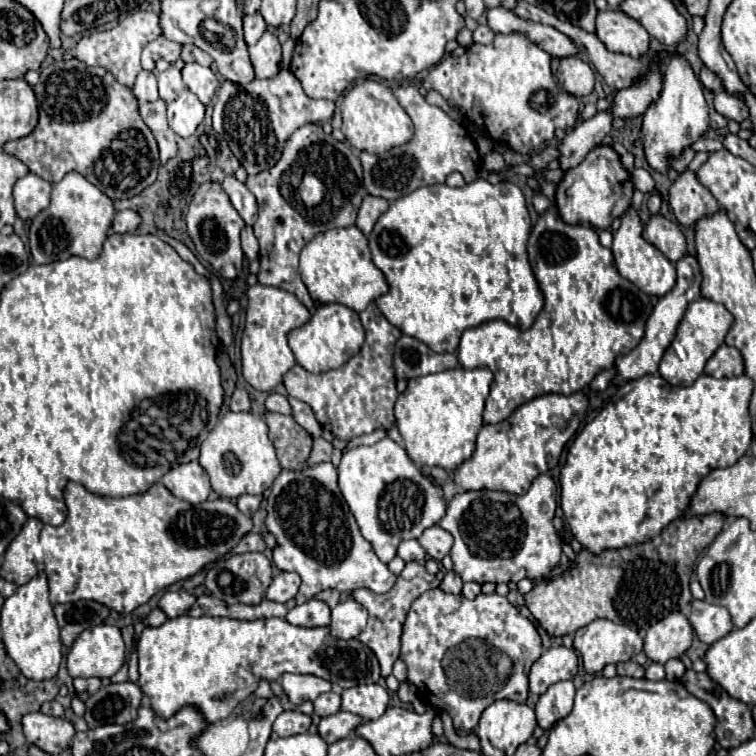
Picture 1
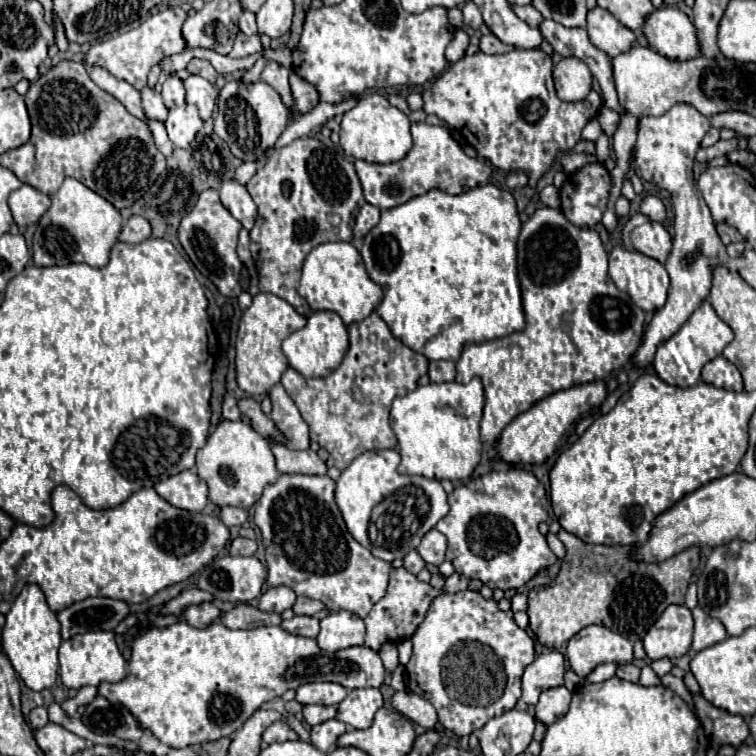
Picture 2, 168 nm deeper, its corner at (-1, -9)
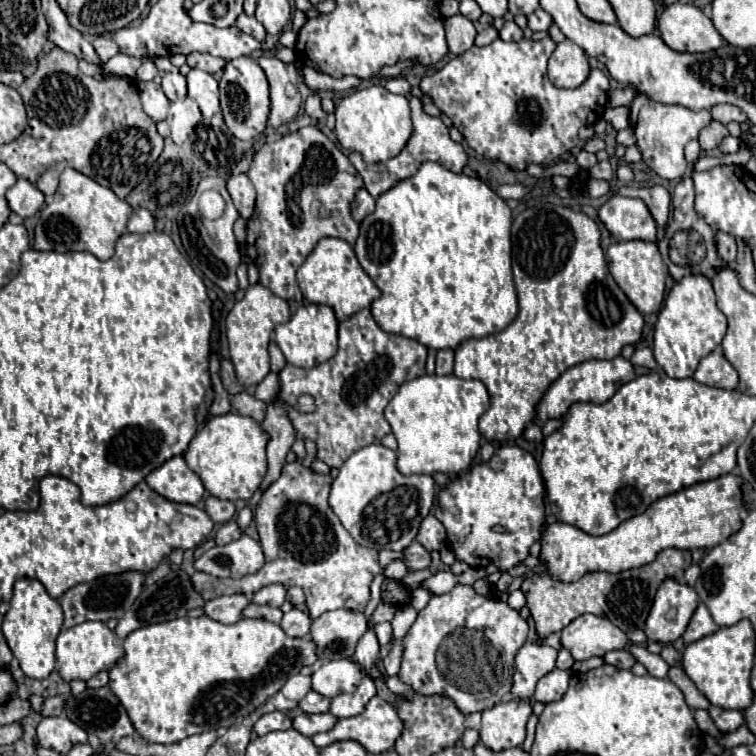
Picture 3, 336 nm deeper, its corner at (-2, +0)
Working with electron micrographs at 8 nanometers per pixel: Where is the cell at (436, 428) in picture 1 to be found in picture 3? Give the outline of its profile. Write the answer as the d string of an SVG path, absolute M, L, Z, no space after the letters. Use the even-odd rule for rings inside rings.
M421 375L399 385L399 391L385 407L385 417L399 443L397 469L403 475L467 471L479 451L479 417L489 407L489 393L477 379L459 379L455 375Z

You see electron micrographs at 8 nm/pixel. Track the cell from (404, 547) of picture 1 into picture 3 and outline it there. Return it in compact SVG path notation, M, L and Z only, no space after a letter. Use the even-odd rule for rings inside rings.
M413 541L413 543L403 551L403 555L405 555L405 561L407 561L407 565L409 565L411 571L425 569L425 567L429 567L429 563L431 563L429 551L427 551L423 545L419 545L417 541Z

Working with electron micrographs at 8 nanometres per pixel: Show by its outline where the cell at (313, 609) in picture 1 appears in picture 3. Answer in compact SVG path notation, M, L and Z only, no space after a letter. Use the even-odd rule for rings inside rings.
M293 607L289 613L283 615L281 629L289 637L305 637L309 633L309 629L311 629L311 617L309 617L307 611L301 611L301 609Z

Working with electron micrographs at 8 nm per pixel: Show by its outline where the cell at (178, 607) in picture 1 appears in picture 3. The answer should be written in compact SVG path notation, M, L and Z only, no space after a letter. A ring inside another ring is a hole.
M229 595L229 597L217 597L211 601L205 601L203 611L207 617L219 621L219 623L237 623L241 619L241 611L247 605L245 595Z

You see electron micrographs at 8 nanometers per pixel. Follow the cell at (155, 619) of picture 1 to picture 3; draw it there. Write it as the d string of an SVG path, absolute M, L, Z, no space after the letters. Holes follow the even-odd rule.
M301 461L285 463L277 481L273 481L261 495L255 509L255 525L259 541L265 553L265 565L255 575L243 579L219 579L207 573L193 573L193 589L205 599L221 595L243 593L251 597L257 589L281 583L285 587L297 585L305 591L309 615L317 619L321 613L331 609L353 609L363 611L369 601L369 587L379 575L377 549L359 545L349 531L341 525L339 517L329 505L331 475L315 473Z

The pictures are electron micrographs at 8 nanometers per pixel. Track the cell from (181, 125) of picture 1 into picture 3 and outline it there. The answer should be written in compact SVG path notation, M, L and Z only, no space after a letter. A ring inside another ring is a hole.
M185 97L185 99L177 99L171 103L169 107L169 115L167 115L167 123L169 123L169 129L171 129L171 139L181 145L195 129L195 125L201 121L201 111L199 111L199 105L191 99L191 97Z

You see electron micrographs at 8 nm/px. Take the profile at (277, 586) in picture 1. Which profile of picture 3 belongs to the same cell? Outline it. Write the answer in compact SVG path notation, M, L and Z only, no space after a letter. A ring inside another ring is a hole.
M267 585L253 595L253 603L281 607L285 601L285 595L287 595L287 589L283 585Z

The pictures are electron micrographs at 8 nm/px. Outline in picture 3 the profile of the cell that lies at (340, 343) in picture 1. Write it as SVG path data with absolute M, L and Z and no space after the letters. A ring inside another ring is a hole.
M303 305L287 323L275 327L275 343L283 351L287 363L311 369L337 353L337 331L339 321L329 305Z

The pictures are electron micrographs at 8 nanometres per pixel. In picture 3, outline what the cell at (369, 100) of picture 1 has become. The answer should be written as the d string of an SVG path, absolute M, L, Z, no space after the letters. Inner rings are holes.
M371 85L365 89L353 91L337 105L335 117L337 117L335 135L339 143L349 151L361 153L367 163L387 161L395 157L405 147L405 143L413 133L409 101L403 95L389 93L381 85Z

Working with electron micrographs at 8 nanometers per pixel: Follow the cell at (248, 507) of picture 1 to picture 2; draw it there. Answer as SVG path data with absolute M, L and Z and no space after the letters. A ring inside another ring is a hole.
M226 506L220 510L220 520L232 528L232 526L242 526L248 518L248 512L242 510L242 508L234 508L234 506Z

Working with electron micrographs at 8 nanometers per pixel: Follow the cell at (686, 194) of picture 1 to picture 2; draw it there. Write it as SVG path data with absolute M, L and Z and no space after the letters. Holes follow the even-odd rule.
M718 224L716 230L718 230L718 234L720 234L720 238L722 238L724 244L743 241L740 233L737 230L734 230L732 226L728 226L728 224Z

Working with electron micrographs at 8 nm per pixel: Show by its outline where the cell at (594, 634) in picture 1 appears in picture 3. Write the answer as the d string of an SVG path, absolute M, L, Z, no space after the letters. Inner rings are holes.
M585 613L563 629L561 643L567 651L571 651L575 661L583 661L593 655L605 655L609 651L623 649L629 639L607 617Z

